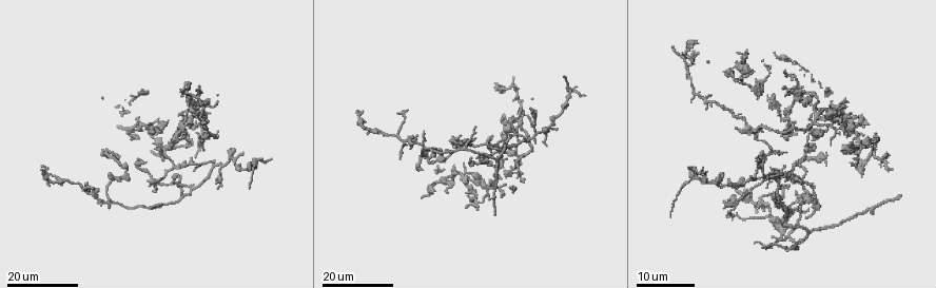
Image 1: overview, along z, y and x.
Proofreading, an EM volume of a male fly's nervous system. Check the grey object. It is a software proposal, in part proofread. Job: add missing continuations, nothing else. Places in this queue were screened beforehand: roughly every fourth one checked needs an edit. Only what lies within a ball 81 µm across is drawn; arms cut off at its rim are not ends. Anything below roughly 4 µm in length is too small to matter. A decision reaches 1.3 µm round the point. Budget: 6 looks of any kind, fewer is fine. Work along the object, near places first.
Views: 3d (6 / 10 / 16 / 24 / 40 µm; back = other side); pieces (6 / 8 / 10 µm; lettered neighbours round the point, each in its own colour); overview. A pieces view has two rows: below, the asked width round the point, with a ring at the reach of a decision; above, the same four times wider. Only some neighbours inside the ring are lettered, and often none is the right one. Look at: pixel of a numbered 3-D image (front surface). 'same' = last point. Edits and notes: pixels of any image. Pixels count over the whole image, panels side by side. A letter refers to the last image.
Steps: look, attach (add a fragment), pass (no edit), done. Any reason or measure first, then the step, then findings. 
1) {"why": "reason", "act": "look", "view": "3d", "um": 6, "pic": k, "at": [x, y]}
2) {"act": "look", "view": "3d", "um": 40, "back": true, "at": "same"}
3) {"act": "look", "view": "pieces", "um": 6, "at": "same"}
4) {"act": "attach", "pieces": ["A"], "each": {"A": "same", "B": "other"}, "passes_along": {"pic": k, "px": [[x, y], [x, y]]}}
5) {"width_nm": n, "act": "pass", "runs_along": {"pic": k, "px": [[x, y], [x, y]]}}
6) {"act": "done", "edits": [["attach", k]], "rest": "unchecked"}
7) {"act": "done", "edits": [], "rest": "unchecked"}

{"why": "free end", "act": "look", "view": "3d", "um": 16, "pic": 1, "at": [176, 136]}

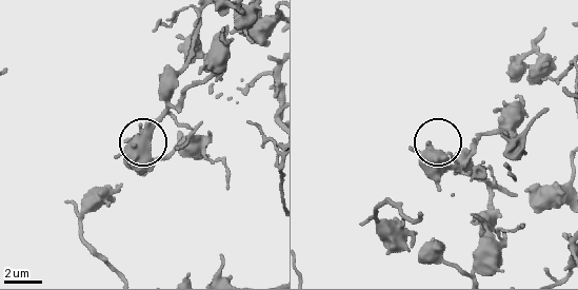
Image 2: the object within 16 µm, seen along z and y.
{"why": "see the neighbours", "act": "look", "view": "pieces", "um": 6, "pic": 2, "at": [135, 146]}

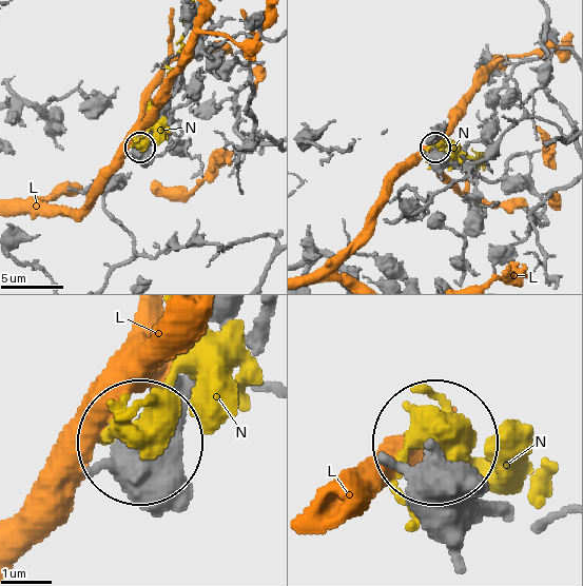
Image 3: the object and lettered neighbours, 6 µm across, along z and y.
{"act": "pass", "each": {"L": "other", "N": "other"}, "found": "none of them fits"}

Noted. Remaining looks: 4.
{"why": "tapers out", "act": "look", "view": "3d", "um": 16, "pic": 1, "at": [522, 114]}

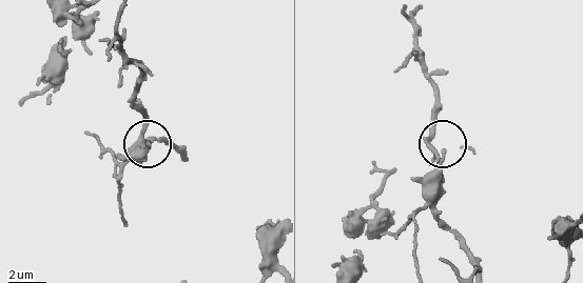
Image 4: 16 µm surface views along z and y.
{"act": "look", "view": "pieces", "um": 6, "pic": 4, "at": [442, 149]}

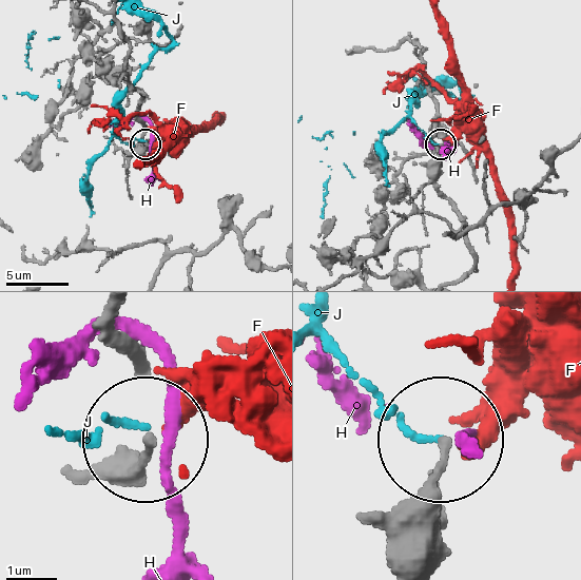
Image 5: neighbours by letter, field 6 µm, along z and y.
{"act": "pass", "each": {"F": "other", "H": "other", "J": "other"}, "found": "none of them fits"}

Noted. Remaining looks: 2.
{"why": "an open end", "act": "look", "view": "3d", "um": 16, "pic": 1, "at": [555, 128]}

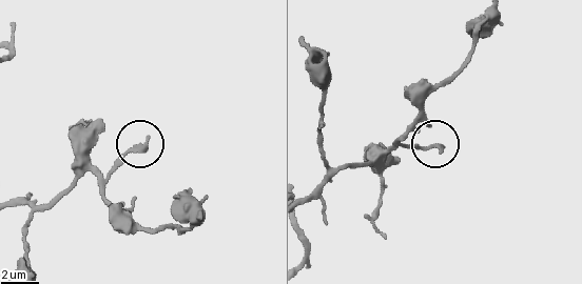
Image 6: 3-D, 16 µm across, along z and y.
{"act": "look", "view": "pieces", "um": 10, "pic": 6, "at": [149, 139]}

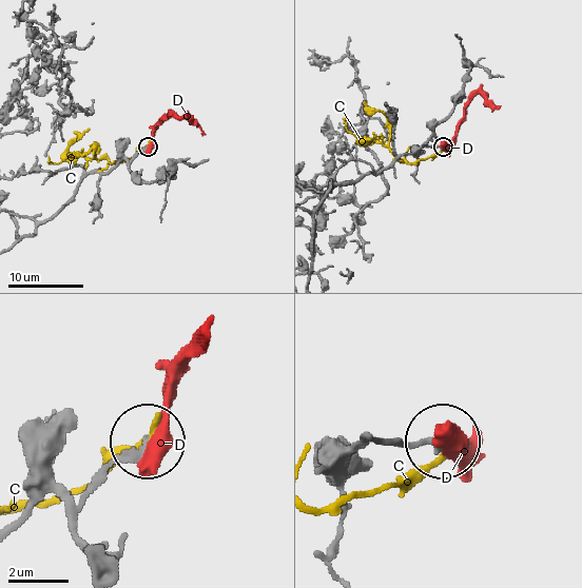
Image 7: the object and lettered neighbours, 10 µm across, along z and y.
{"width_nm": 260, "act": "pass", "each": {"C": "other", "D": "other"}, "runs_along": {"pic": 7, "px": [[74, 165], [105, 172], [147, 145]]}, "found": "no lettered fragment goes on from it"}

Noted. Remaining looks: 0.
{"act": "done", "edits": [], "rest": "unchecked"}

